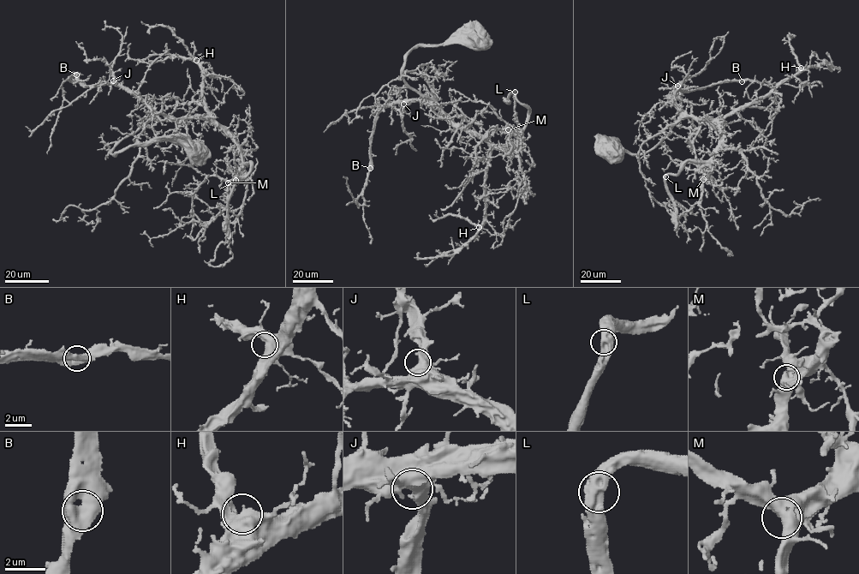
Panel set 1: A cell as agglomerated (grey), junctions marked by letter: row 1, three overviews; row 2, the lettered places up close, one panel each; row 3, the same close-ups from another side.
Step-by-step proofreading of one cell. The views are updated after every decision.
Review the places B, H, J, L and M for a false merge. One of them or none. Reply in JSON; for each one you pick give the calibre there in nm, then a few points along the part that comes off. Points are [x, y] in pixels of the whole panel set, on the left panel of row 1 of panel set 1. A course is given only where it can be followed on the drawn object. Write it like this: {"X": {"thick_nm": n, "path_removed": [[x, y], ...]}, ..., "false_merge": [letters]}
{"false_merge": []}

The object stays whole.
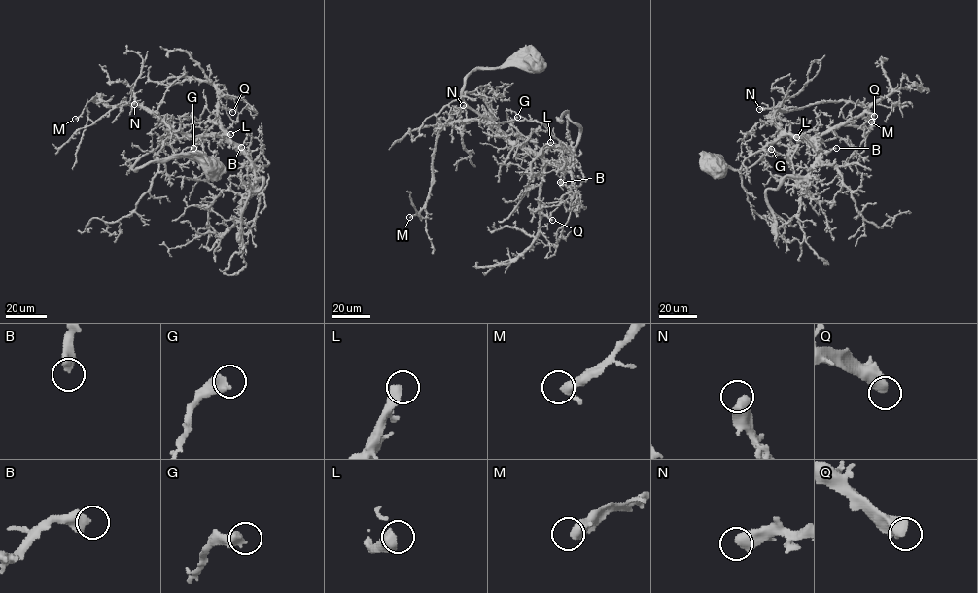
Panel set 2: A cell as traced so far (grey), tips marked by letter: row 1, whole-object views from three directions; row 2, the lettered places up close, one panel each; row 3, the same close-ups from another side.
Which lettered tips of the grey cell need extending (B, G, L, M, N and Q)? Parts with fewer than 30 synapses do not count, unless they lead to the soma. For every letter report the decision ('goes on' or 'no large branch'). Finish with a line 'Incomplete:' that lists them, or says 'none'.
B: no large branch
G: no large branch
L: goes on
M: no large branch
N: no large branch
Q: no large branch
Incomplete: L

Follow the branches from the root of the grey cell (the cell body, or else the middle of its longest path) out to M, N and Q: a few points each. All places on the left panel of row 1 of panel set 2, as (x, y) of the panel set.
M: (211, 163), (166, 157), (134, 170), (170, 133), (156, 115), (134, 105), (108, 105), (97, 94), (75, 119)
N: (211, 163), (166, 157), (134, 170), (133, 165), (170, 133), (155, 115), (134, 104)
Q: (211, 163), (166, 157), (133, 169), (141, 157), (172, 133), (219, 136), (222, 128), (218, 109), (232, 112)

